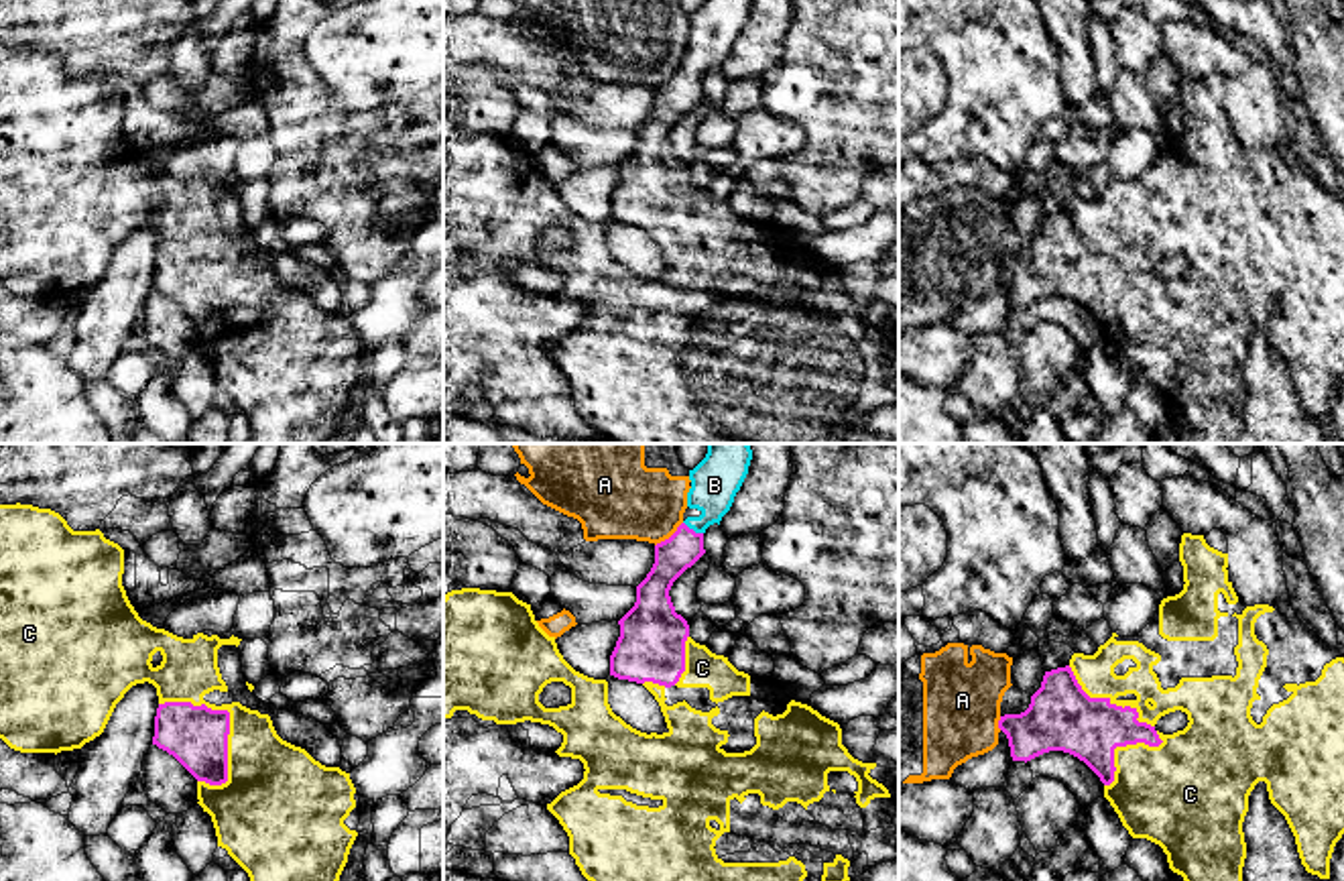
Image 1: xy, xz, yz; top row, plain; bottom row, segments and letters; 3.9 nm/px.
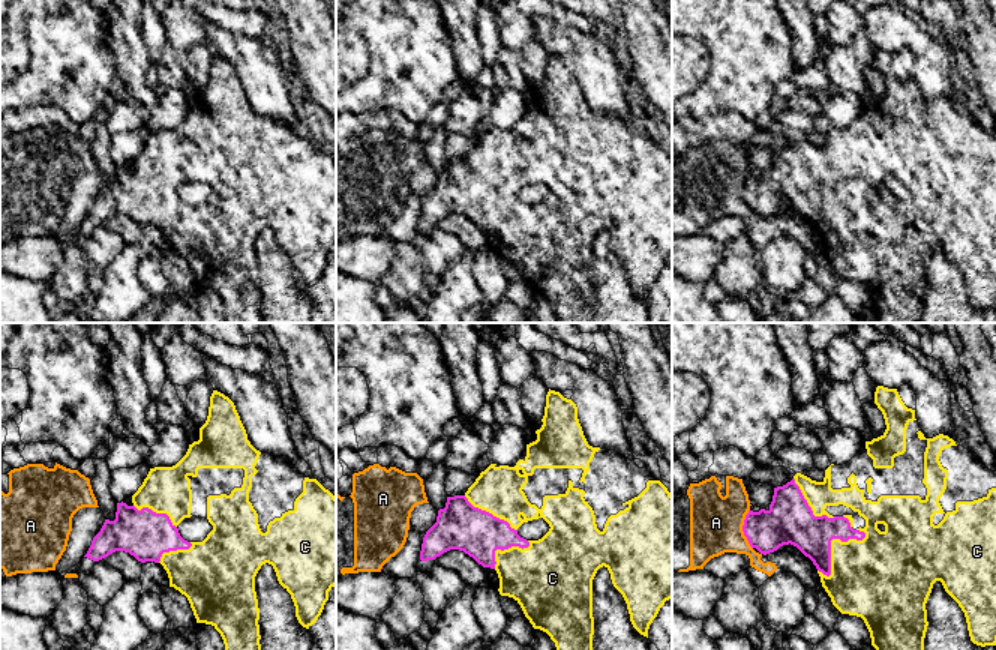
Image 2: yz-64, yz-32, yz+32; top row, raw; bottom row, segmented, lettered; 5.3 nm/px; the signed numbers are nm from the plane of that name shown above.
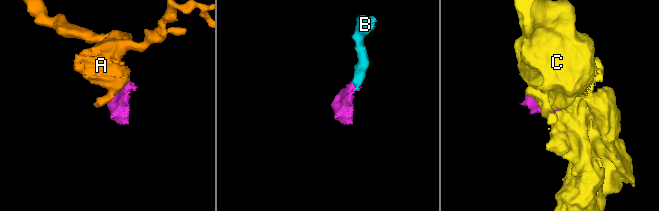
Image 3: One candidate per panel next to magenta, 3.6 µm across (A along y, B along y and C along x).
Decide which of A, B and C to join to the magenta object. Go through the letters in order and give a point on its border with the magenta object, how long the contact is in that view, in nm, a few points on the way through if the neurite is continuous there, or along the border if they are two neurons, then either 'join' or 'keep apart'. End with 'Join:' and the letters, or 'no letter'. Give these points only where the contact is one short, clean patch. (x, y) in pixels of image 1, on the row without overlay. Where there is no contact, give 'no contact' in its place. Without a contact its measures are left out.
A: xz (672, 80) | 150 nm | along xz (682, 66), (655, 90) | keep apart
B: xz (692, 74) | 90 nm | across xz (684, 92), (692, 74), (712, 53), (716, 23) | join
C: xy (228, 259) | 420 nm | join
Join: B, C

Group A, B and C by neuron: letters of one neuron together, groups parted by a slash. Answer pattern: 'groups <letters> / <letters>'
groups A / B C

